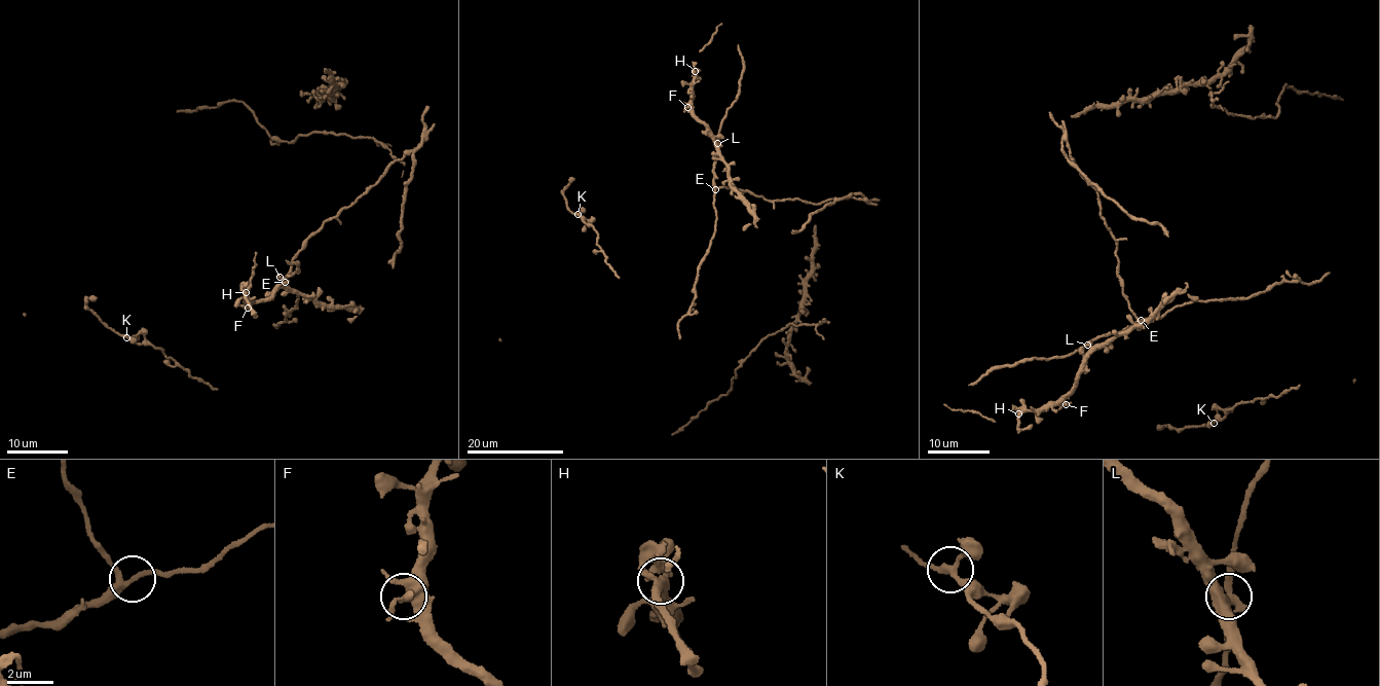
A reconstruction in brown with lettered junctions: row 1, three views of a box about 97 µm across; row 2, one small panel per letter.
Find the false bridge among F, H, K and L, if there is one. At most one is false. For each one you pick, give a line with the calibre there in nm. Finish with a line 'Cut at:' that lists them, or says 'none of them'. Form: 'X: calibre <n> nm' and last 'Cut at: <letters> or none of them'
L: calibre 260 nm
Cut at: L

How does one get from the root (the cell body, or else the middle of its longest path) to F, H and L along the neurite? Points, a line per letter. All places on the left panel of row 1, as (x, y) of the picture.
F: (289, 273), (283, 281), (276, 276), (282, 278), (283, 286), (273, 295), (254, 301), (248, 308)
H: (289, 273), (283, 281), (276, 276), (282, 278), (283, 286), (273, 295), (251, 301), (246, 292)
L: (289, 273), (285, 280), (281, 281), (276, 276), (280, 277)

